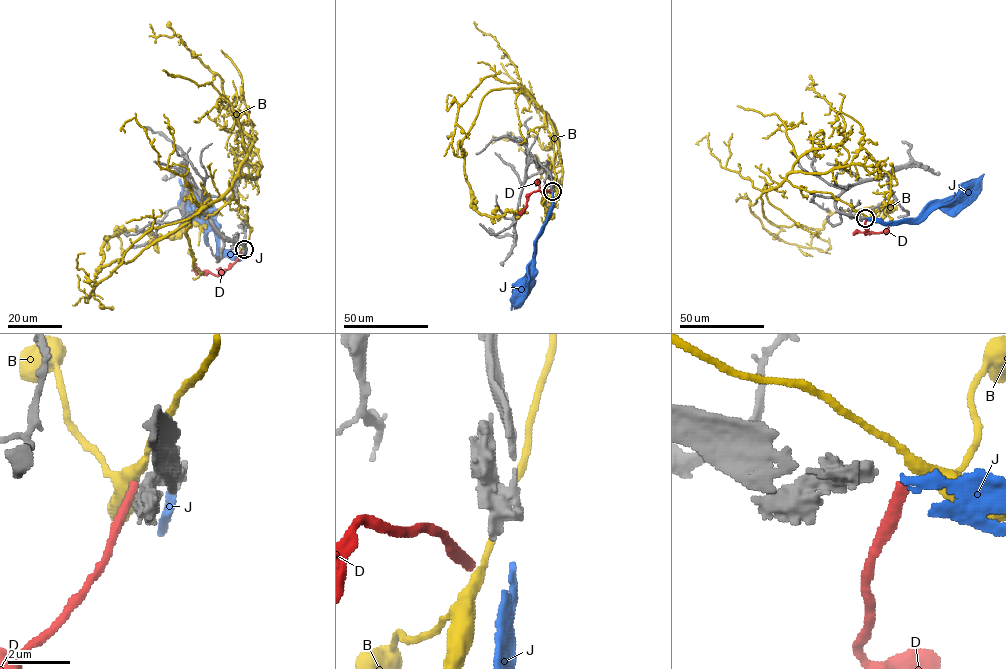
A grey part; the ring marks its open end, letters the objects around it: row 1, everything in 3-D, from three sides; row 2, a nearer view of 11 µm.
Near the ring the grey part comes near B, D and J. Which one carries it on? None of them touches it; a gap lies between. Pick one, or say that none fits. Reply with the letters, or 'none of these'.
J

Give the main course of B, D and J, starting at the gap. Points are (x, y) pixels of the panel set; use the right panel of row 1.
B: (866, 216), (786, 180), (761, 196), (776, 225), (822, 229), (833, 213), (891, 211), (884, 203), (879, 216)
D: (866, 218), (865, 234), (882, 232), (888, 227)
J: (866, 218), (888, 222), (926, 216), (939, 206), (959, 200), (967, 190)

